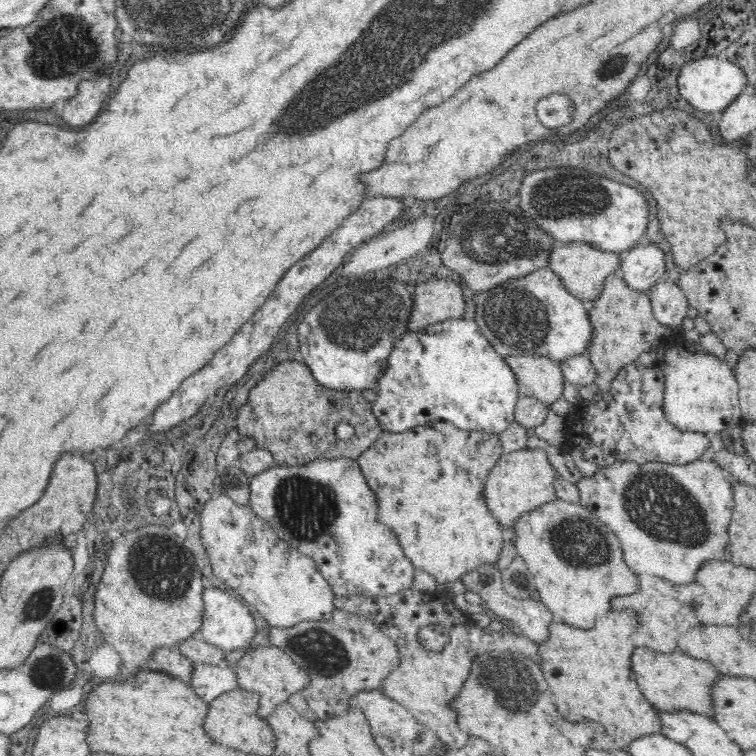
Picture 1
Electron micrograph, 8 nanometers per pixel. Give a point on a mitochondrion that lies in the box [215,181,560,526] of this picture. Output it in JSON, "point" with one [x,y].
{"point":[361,323]}

